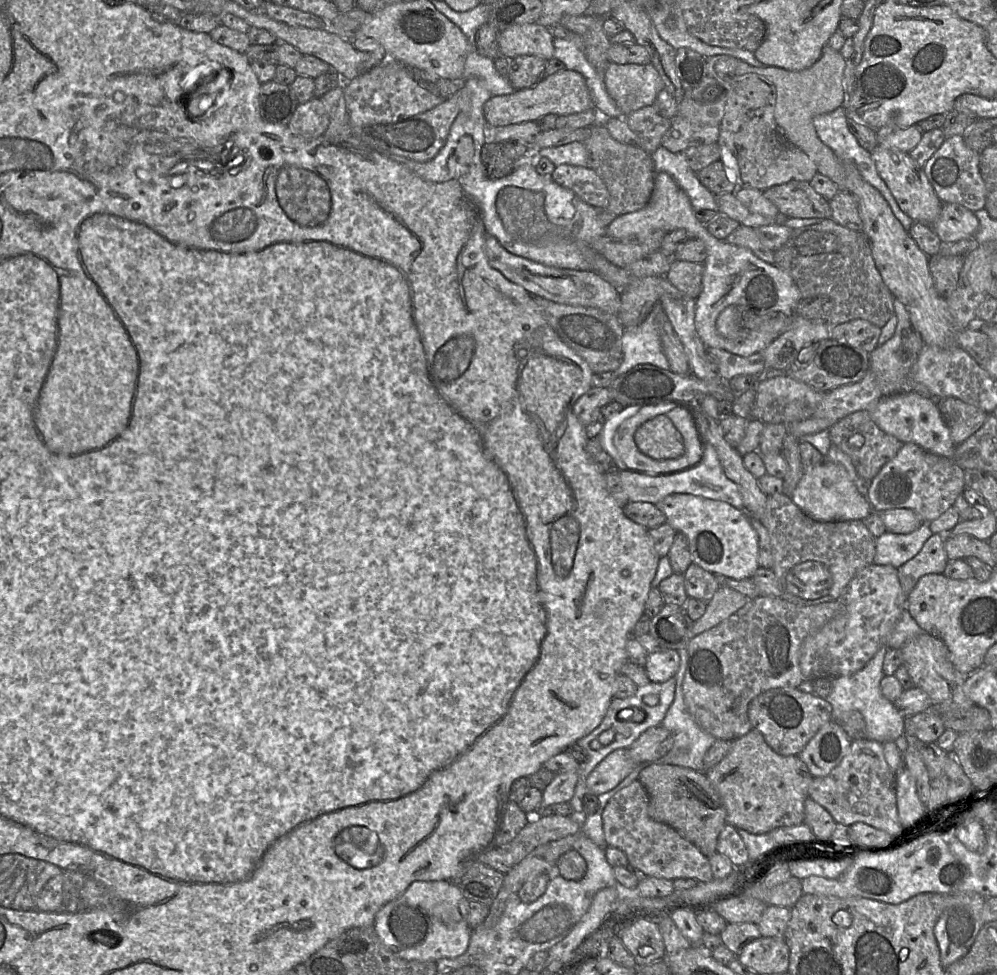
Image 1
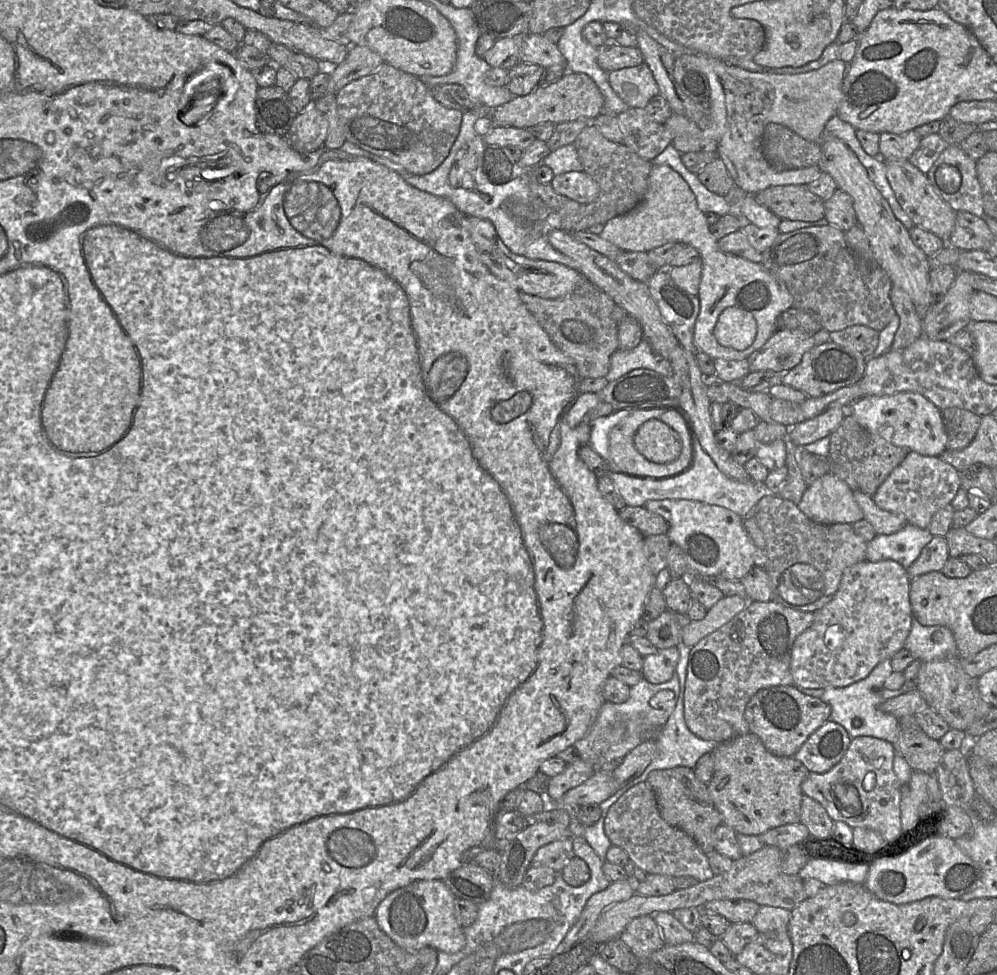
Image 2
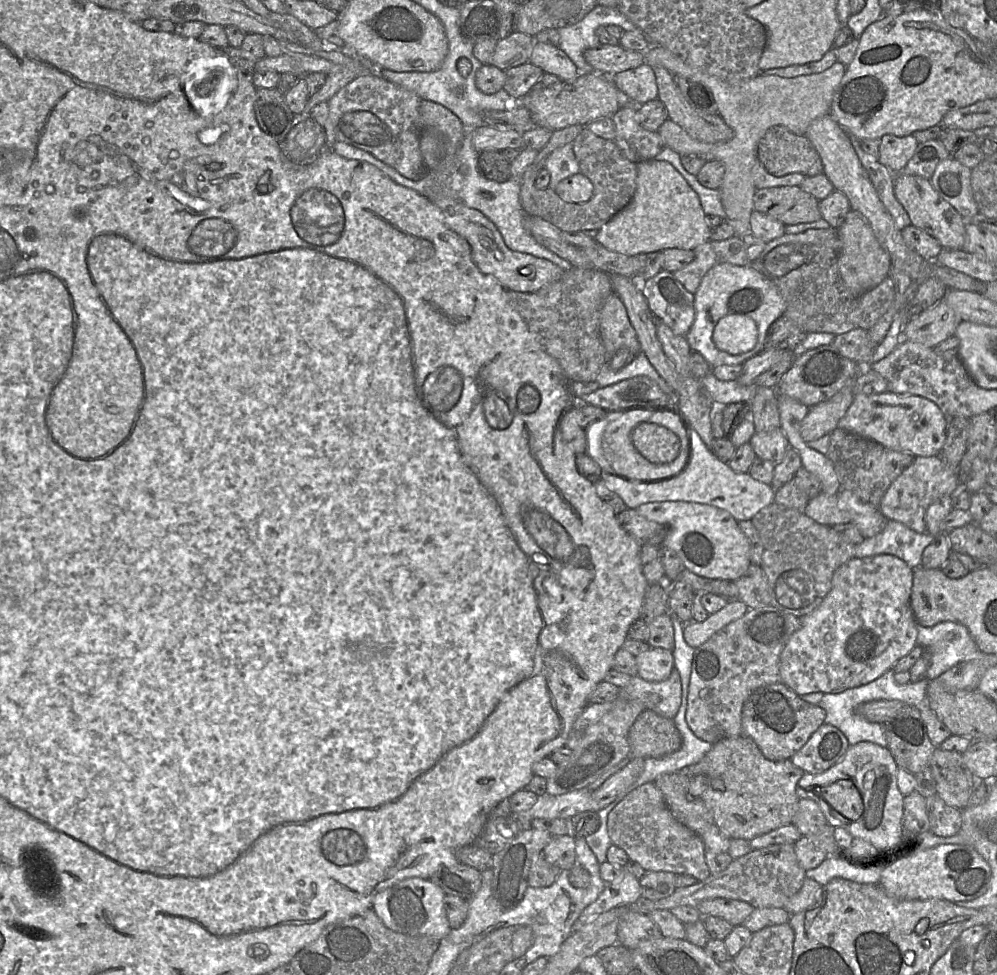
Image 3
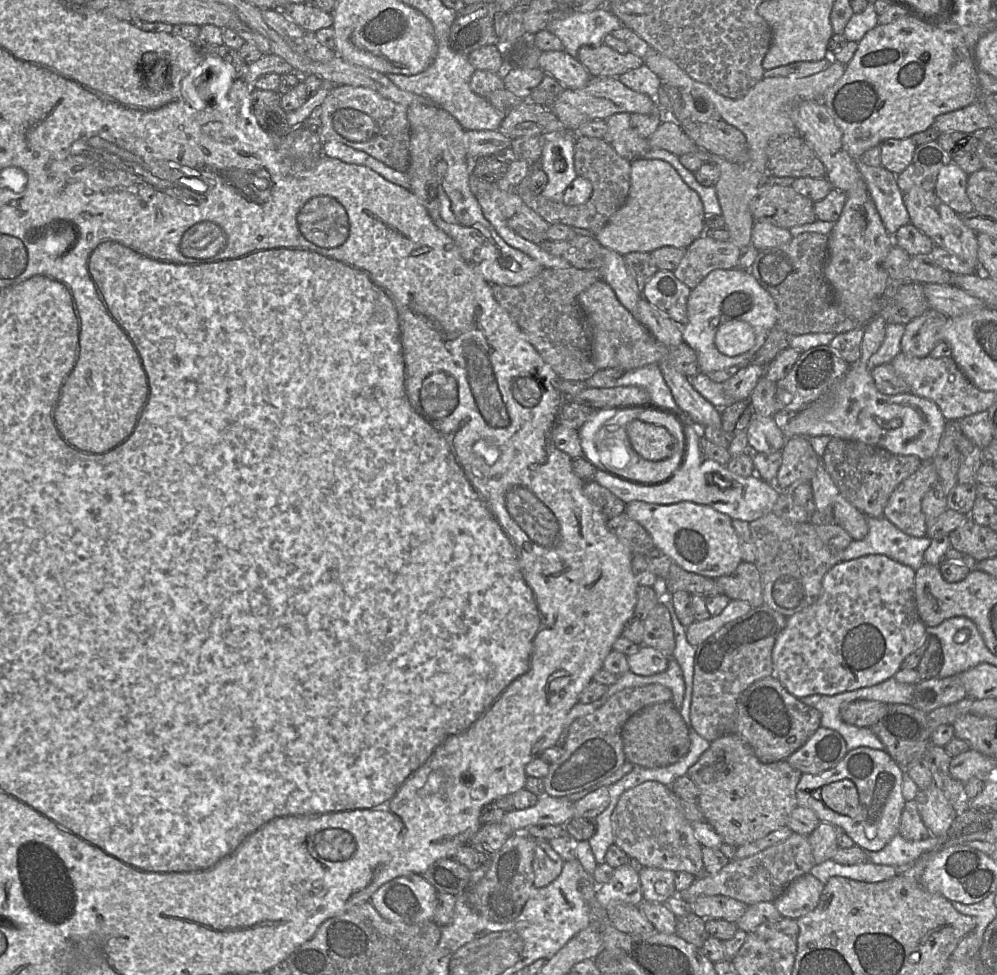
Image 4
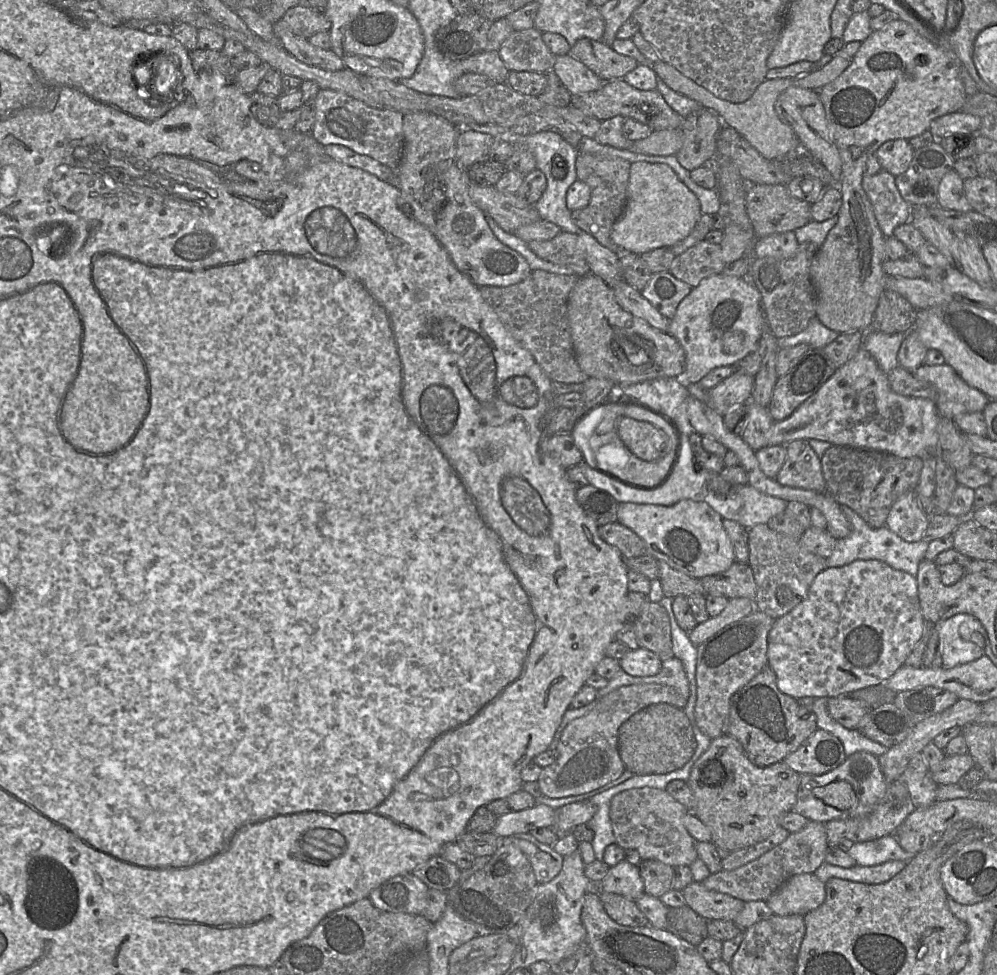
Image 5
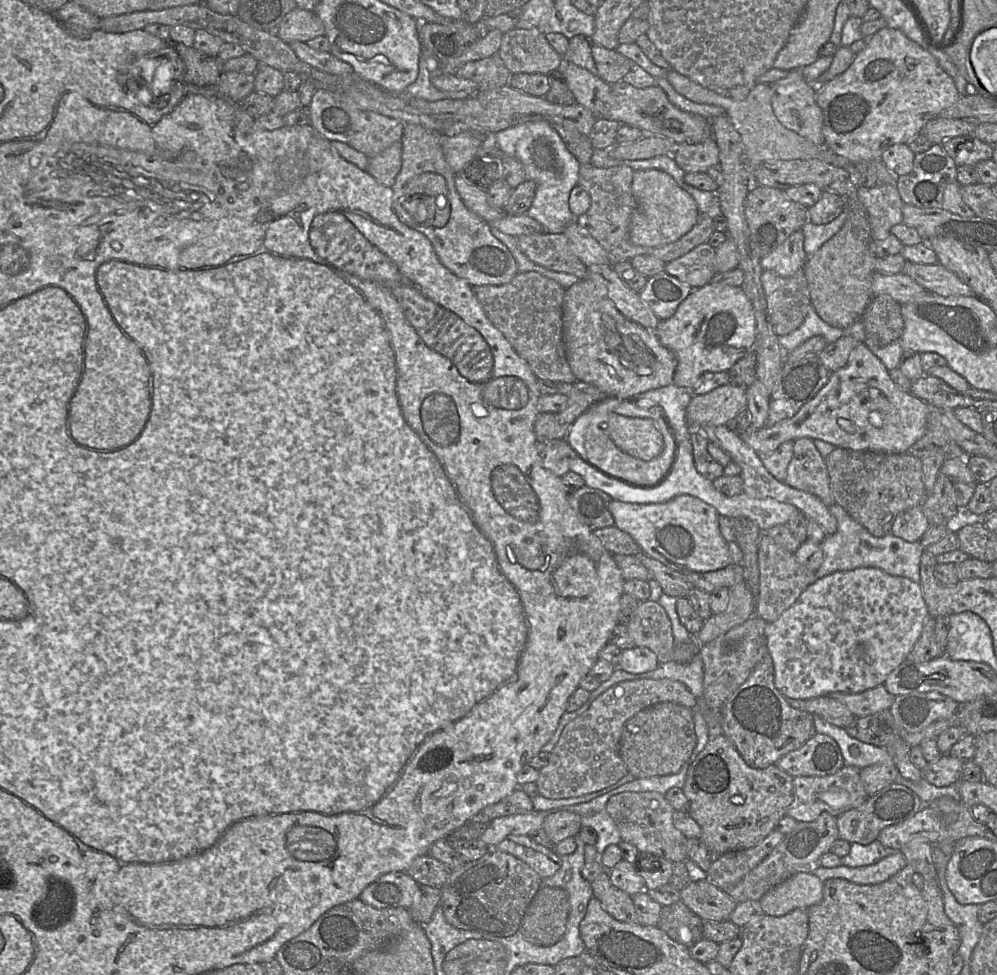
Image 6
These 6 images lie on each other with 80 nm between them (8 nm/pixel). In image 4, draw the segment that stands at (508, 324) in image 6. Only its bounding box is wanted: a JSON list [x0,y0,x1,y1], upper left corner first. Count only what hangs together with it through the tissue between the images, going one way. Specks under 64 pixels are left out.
[492,268,603,381]

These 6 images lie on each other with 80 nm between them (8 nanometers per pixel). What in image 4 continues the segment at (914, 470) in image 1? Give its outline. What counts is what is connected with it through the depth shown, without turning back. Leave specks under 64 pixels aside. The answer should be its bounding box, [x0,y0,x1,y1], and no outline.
[883,461,938,536]

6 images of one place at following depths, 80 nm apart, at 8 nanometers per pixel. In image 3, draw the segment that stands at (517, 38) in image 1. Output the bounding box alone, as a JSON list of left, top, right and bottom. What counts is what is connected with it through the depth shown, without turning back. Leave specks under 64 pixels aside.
[529,42,580,81]

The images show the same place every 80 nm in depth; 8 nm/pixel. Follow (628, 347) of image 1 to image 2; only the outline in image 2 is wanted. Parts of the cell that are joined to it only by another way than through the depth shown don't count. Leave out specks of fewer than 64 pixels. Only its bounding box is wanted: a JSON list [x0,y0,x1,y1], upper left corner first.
[605,338,673,382]

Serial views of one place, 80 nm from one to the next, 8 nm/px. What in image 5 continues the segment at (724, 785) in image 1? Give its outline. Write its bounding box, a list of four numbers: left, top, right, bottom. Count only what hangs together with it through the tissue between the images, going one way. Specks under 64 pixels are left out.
[688,735,800,859]

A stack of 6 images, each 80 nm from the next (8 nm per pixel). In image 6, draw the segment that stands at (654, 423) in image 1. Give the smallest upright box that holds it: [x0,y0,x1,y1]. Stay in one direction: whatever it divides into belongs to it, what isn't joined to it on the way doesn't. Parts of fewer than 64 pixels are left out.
[607,413,665,461]

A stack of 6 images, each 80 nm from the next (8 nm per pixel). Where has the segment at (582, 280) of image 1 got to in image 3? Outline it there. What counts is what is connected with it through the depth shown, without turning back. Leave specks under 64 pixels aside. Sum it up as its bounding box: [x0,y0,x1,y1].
[419,100,563,293]

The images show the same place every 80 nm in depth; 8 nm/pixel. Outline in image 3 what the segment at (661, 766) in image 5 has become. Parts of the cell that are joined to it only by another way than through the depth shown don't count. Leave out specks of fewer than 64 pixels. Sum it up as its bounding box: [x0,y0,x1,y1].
[629,710,682,758]

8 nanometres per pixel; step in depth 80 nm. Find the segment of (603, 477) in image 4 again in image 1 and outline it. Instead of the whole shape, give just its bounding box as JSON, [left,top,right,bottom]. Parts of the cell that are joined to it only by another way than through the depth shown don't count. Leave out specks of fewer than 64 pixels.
[617,443,743,509]

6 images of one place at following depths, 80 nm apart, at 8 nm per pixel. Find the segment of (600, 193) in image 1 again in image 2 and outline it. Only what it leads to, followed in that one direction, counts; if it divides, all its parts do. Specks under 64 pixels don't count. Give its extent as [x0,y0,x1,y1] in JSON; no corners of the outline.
[550,171,600,204]

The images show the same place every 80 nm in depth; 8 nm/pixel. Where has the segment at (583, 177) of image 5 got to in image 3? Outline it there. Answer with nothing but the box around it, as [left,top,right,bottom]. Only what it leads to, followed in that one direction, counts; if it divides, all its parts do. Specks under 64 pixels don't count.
[520,128,637,232]

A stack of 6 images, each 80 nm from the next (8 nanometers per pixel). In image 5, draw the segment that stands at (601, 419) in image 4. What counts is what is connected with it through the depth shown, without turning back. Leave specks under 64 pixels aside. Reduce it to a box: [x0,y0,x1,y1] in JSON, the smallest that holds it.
[571,407,606,469]

